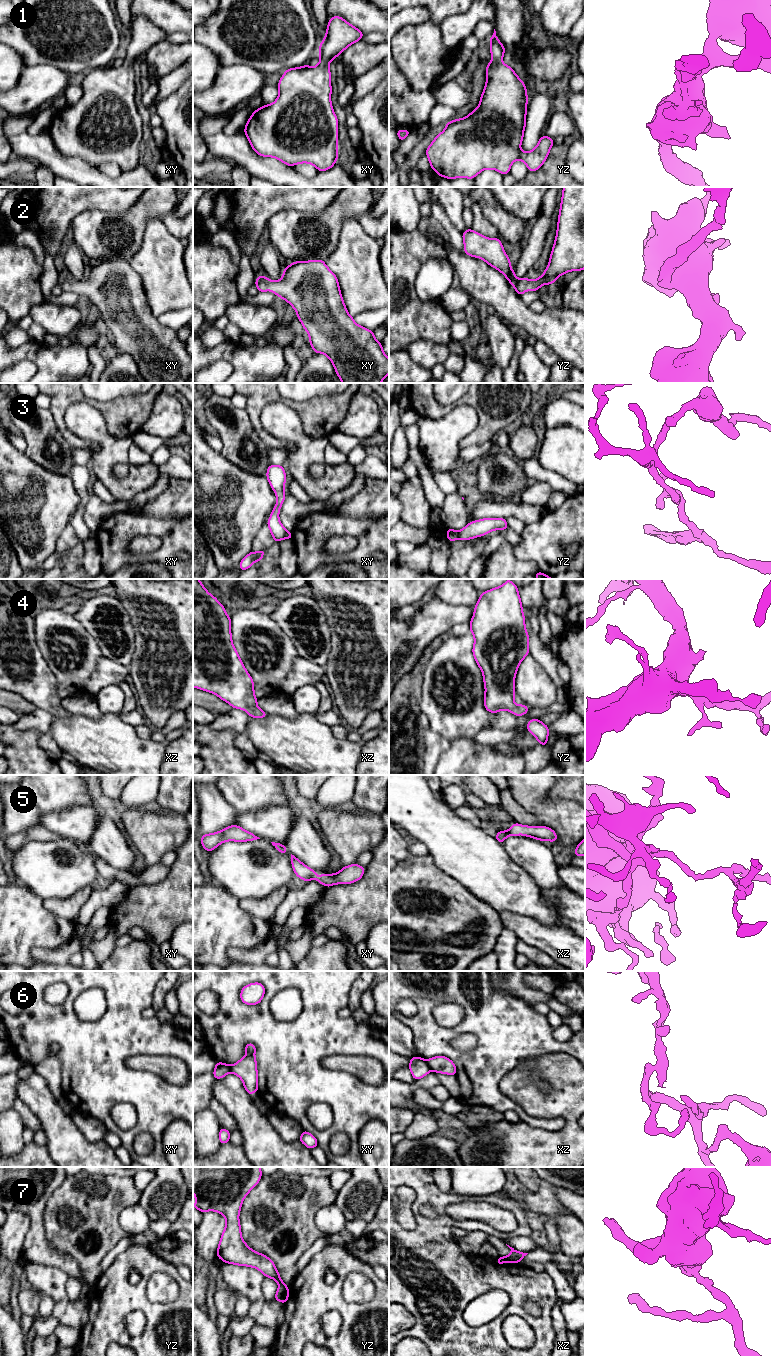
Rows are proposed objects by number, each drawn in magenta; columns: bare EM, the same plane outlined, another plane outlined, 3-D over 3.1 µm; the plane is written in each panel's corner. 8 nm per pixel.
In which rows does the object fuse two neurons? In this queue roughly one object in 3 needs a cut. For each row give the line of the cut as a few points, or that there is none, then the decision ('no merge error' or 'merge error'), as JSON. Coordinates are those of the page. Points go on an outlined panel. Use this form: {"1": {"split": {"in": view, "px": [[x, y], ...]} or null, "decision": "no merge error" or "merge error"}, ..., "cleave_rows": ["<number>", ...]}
{"1": {"split": null, "decision": "no merge error"}, "2": {"split": null, "decision": "no merge error"}, "3": {"split": {"in": "yz", "px": [[458, 531], [459, 538]]}, "decision": "merge error"}, "4": {"split": null, "decision": "no merge error"}, "5": {"split": null, "decision": "no merge error"}, "6": {"split": {"in": "xz", "px": [[425, 1060], [431, 1069]]}, "decision": "merge error"}, "7": {"split": {"in": "yz", "px": [[279, 1285], [286, 1287]]}, "decision": "merge error"}, "cleave_rows": ["3", "6", "7"]}

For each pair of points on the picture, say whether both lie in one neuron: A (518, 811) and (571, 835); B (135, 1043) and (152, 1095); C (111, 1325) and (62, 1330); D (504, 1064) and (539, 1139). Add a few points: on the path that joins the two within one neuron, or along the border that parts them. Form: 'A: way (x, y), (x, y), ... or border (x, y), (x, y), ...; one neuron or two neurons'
A: border (521, 806), (530, 812), (542, 825); two neurons
B: way (121, 1057), (120, 1067), (138, 1085); one neuron
C: border (81, 1330), (81, 1336), (75, 1345); two neurons
D: border (520, 1119), (535, 1127), (556, 1131); two neurons

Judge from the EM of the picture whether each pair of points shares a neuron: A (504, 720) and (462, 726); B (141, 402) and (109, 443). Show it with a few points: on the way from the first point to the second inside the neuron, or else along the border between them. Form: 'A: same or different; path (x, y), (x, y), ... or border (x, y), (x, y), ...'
A: same; path (494, 720), (472, 719)
B: different; border (102, 416), (105, 428), (112, 436), (130, 438)

